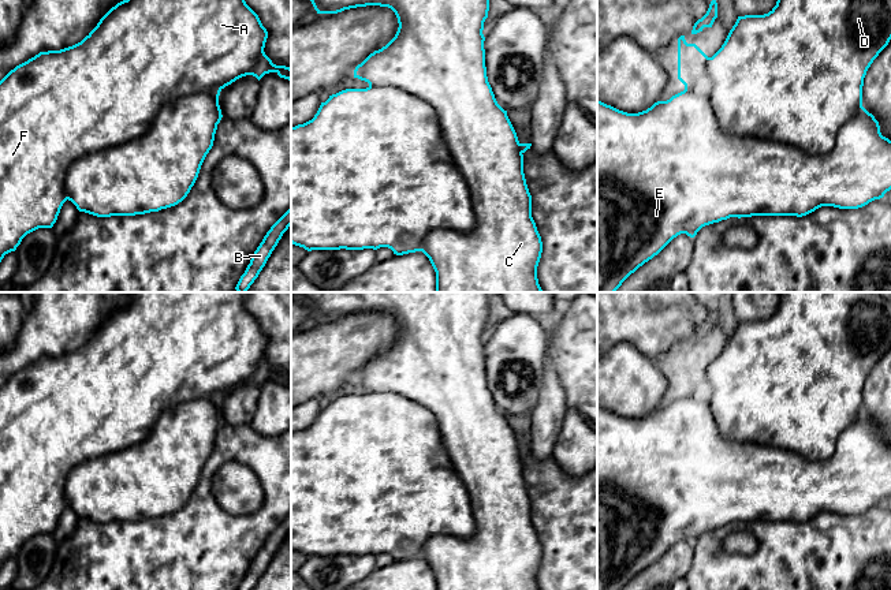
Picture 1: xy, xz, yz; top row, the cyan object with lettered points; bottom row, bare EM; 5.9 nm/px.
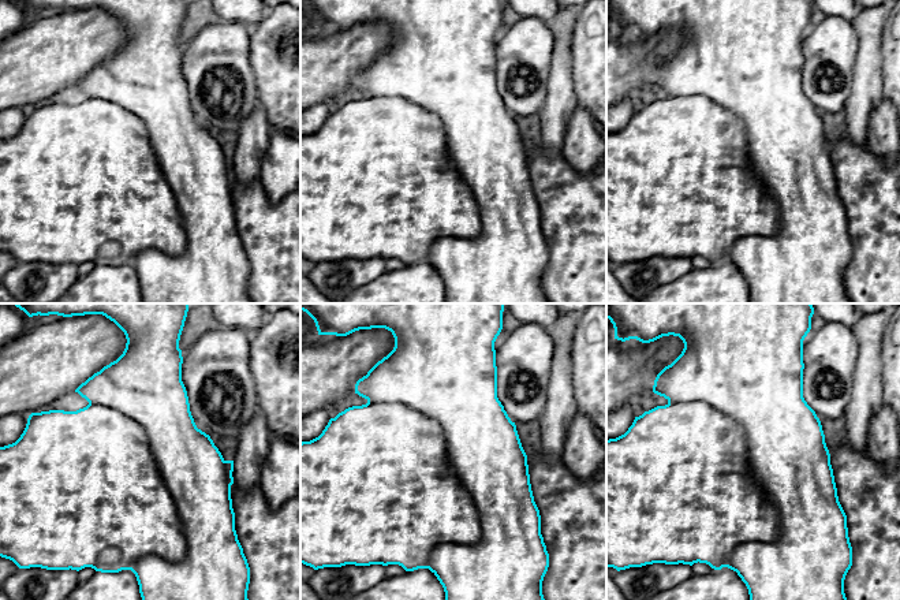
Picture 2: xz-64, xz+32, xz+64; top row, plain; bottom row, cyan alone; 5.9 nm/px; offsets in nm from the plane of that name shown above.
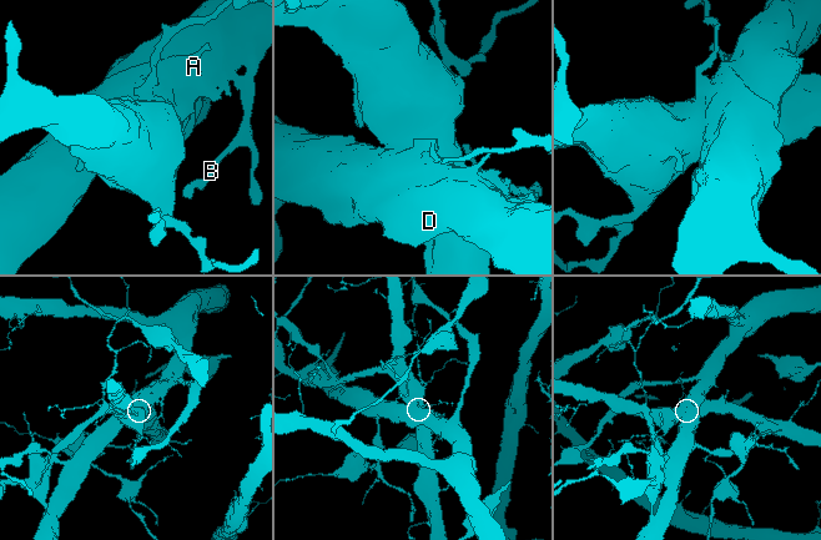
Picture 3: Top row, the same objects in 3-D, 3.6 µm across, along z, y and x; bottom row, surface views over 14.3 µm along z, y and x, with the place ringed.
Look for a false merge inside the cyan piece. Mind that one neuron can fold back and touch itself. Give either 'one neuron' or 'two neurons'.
two neurons

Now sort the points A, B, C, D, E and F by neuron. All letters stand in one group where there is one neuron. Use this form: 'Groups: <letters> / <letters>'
Groups: A B D F / C E

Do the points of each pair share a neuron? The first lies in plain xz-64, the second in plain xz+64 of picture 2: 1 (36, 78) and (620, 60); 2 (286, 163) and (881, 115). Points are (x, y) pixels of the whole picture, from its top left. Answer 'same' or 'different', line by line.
1: same
2: same

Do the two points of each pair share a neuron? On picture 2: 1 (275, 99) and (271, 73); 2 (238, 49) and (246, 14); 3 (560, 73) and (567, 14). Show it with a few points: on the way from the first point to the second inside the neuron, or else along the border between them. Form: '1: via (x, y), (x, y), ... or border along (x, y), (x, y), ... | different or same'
1: via (275, 92), (275, 79) | same
2: border along (223, 21), (241, 21), (250, 28) | different
3: via (561, 58), (561, 29) | same

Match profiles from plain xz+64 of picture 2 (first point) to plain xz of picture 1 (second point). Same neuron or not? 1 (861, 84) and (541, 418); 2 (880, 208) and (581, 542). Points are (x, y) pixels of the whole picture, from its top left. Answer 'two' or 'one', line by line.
1: one
2: one

